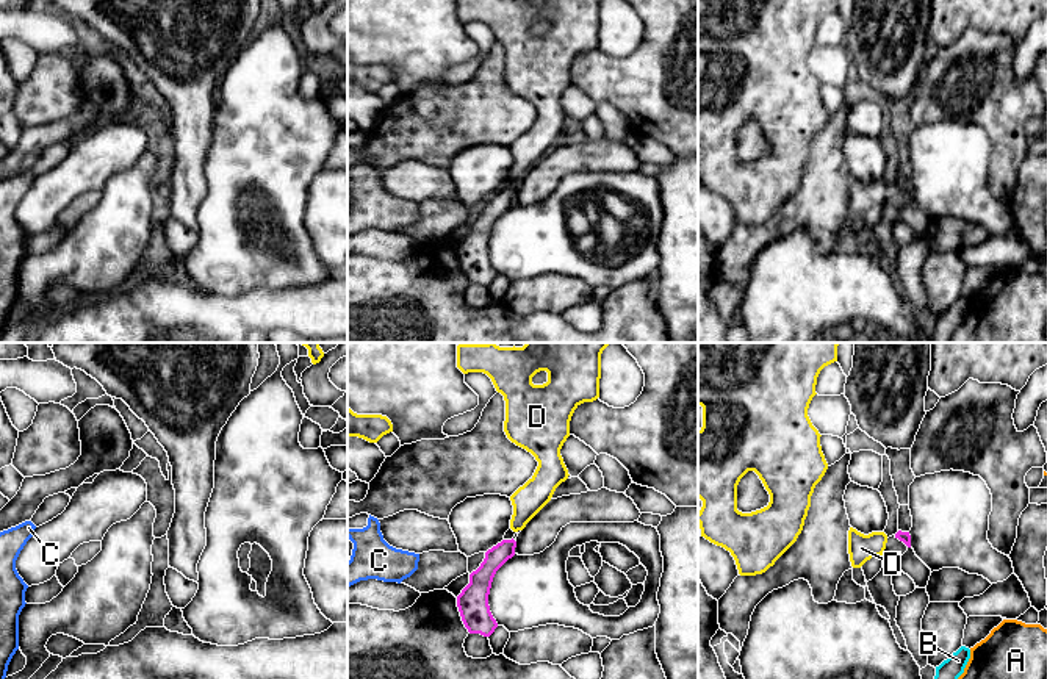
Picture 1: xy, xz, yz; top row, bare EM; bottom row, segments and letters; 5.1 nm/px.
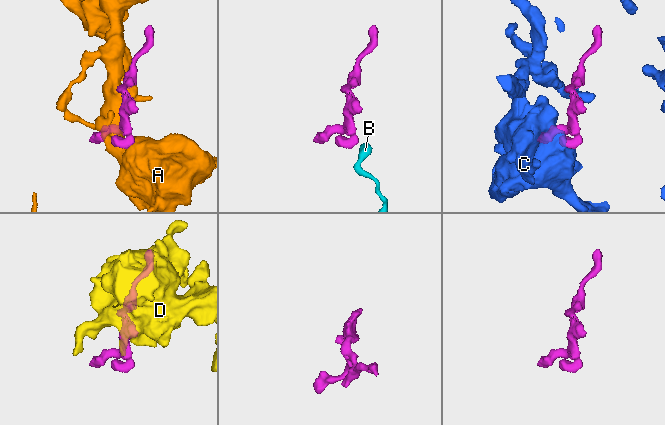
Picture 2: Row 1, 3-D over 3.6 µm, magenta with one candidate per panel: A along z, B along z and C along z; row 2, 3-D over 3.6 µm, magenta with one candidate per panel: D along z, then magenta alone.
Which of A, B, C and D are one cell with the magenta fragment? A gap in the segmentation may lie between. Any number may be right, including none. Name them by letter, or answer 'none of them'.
D

